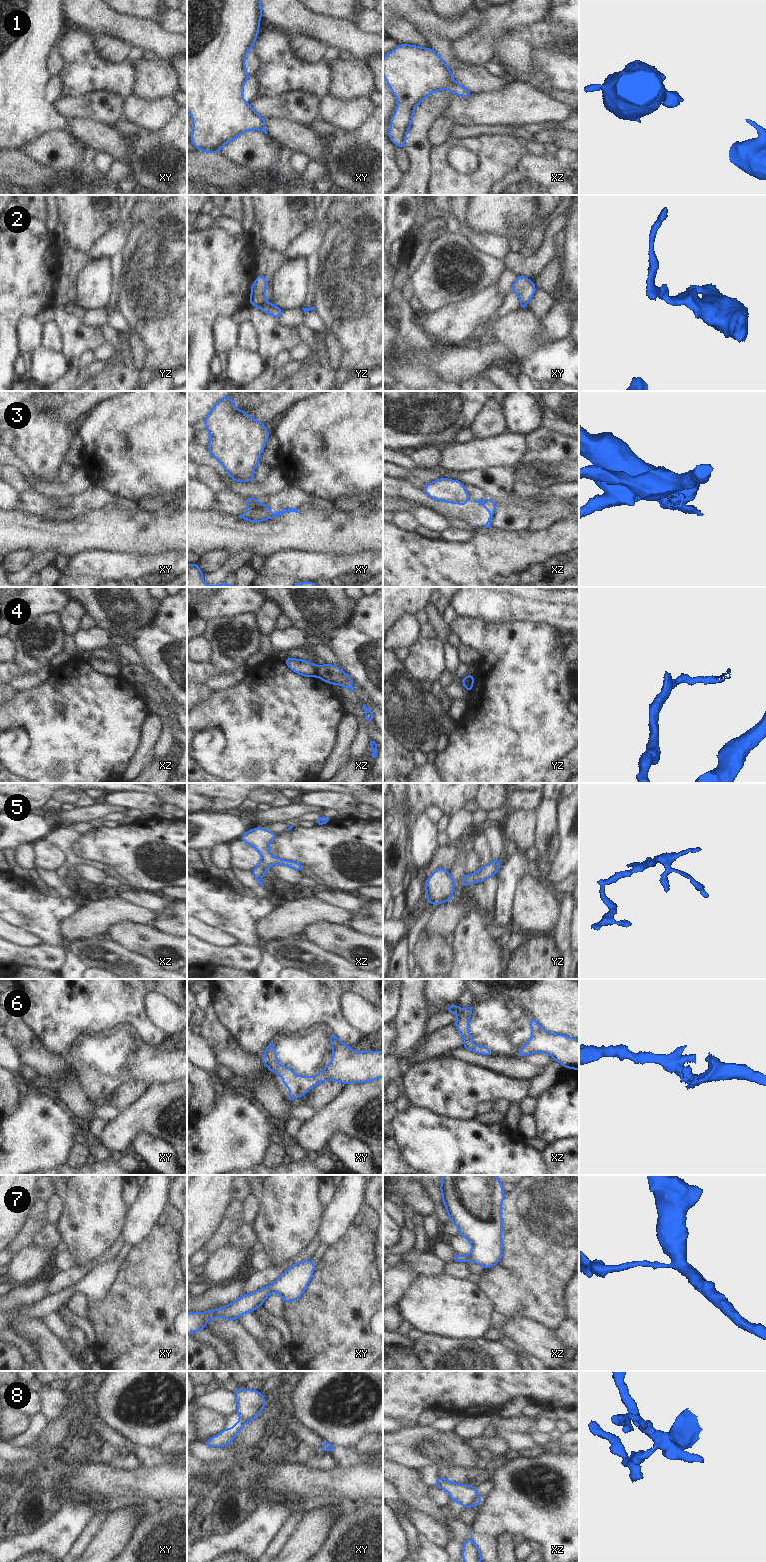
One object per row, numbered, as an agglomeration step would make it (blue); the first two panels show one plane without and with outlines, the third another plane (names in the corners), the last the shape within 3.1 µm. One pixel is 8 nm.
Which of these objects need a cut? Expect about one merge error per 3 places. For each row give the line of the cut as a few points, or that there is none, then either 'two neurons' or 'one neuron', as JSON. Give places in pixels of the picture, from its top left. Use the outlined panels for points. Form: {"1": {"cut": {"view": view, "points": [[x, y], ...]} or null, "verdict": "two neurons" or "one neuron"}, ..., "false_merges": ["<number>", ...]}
{"1": {"cut": null, "verdict": "one neuron"}, "2": {"cut": {"view": "yz", "points": [[265, 302], [260, 307]]}, "verdict": "two neurons"}, "3": {"cut": {"view": "xy", "points": [[268, 508], [269, 517]]}, "verdict": "two neurons"}, "4": {"cut": {"view": "xz", "points": [[318, 666], [316, 675]]}, "verdict": "two neurons"}, "5": {"cut": null, "verdict": "one neuron"}, "6": {"cut": null, "verdict": "one neuron"}, "7": {"cut": null, "verdict": "one neuron"}, "8": {"cut": {"view": "xy", "points": [[240, 1416], [247, 1420]]}, "verdict": "two neurons"}, "false_merges": ["2", "3", "4", "8"]}

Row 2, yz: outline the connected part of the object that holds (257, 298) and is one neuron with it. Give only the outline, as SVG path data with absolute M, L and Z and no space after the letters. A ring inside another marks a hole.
M258 275L251 287L250 305L261 307L266 303L265 291L267 288L266 276Z

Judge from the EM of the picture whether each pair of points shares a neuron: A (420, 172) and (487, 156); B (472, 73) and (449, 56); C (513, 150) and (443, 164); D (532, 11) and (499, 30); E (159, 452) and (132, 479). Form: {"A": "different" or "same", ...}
{"A": "different", "B": "same", "C": "same", "D": "same", "E": "same"}

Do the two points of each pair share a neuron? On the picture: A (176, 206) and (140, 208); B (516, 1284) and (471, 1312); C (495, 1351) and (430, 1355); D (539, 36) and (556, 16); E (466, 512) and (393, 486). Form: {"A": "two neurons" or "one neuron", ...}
{"A": "two neurons", "B": "two neurons", "C": "one neuron", "D": "two neurons", "E": "one neuron"}

